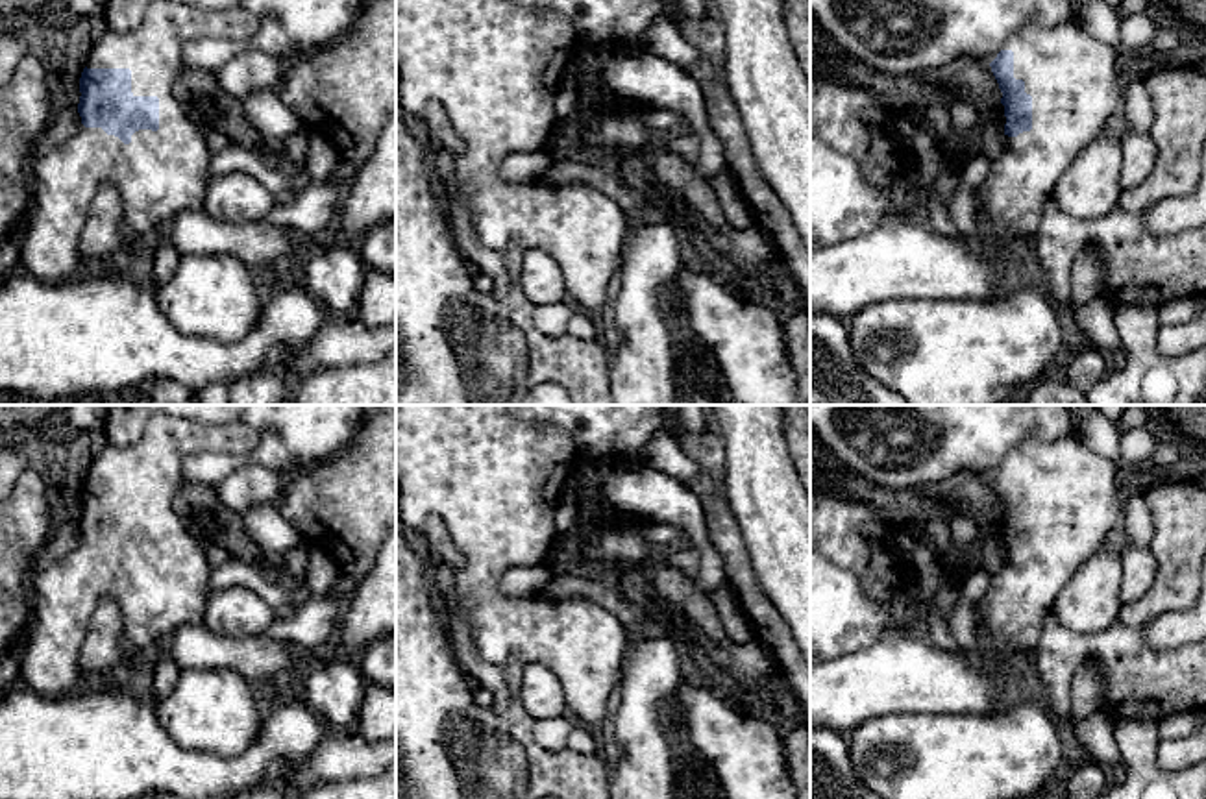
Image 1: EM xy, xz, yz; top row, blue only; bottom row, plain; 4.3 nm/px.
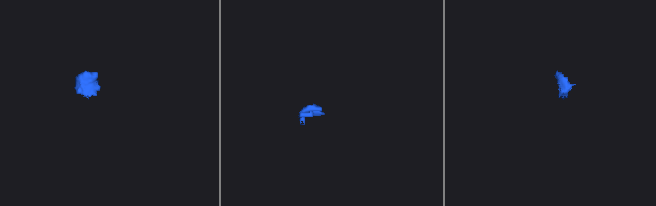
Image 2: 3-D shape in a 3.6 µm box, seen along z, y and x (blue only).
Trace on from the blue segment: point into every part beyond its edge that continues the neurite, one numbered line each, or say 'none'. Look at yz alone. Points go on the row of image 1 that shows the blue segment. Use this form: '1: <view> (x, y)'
1: yz (1077, 93)

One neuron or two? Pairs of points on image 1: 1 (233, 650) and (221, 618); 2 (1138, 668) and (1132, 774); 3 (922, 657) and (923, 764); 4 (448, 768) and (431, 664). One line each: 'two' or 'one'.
1: two
2: two
3: two
4: one

